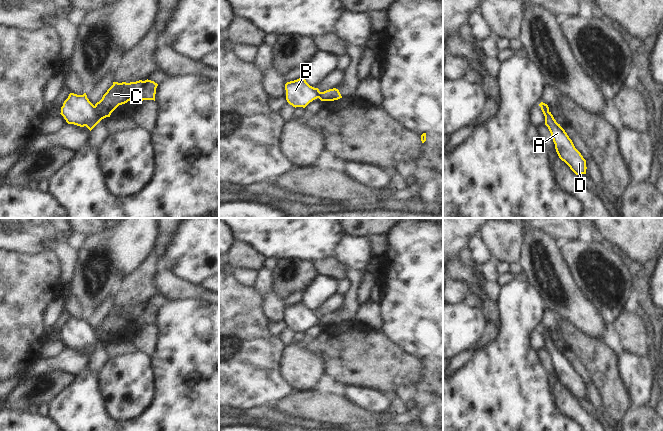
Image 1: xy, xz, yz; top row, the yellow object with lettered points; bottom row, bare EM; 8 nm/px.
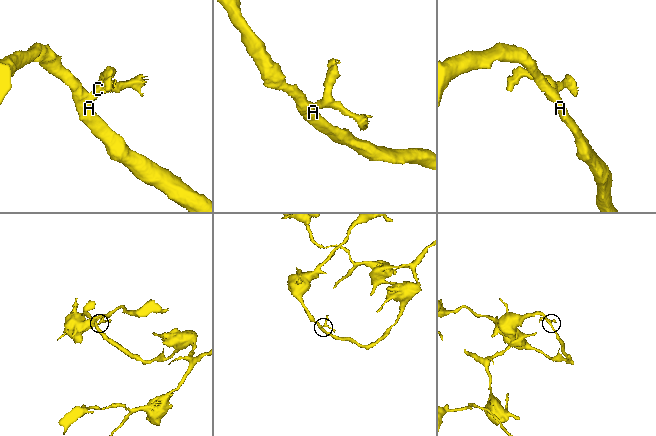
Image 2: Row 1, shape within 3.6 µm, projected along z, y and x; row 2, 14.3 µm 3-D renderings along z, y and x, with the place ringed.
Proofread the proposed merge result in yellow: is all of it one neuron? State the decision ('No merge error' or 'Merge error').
Merge error

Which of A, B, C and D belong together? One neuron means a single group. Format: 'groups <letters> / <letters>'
groups A B D / C

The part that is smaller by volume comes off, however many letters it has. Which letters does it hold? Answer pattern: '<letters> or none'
C

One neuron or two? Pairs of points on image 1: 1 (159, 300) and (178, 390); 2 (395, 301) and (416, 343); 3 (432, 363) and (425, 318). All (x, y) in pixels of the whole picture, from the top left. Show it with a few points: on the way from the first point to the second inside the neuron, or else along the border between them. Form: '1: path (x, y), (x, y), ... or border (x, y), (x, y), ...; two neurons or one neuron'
1: border (168, 301), (158, 308); two neurons
2: path (405, 311), (416, 322), (416, 333); one neuron
3: border (432, 355), (427, 355), (421, 359); two neurons

